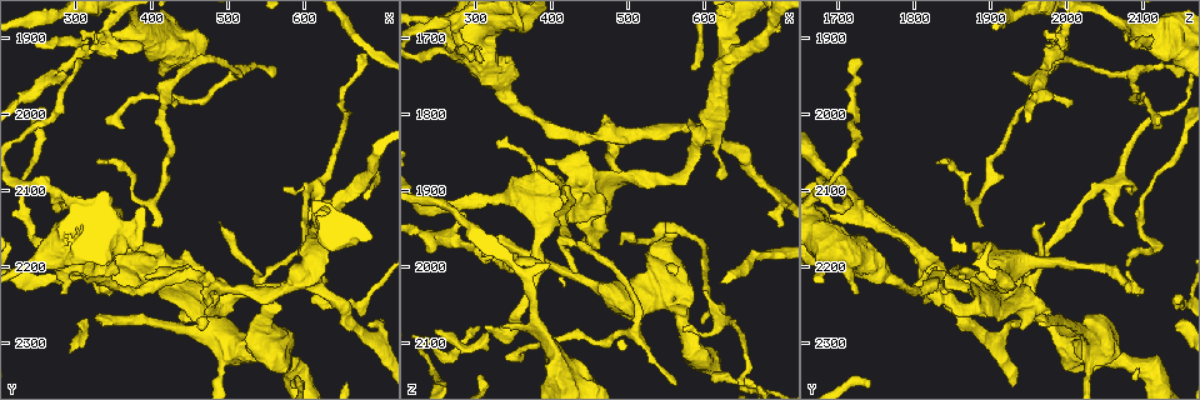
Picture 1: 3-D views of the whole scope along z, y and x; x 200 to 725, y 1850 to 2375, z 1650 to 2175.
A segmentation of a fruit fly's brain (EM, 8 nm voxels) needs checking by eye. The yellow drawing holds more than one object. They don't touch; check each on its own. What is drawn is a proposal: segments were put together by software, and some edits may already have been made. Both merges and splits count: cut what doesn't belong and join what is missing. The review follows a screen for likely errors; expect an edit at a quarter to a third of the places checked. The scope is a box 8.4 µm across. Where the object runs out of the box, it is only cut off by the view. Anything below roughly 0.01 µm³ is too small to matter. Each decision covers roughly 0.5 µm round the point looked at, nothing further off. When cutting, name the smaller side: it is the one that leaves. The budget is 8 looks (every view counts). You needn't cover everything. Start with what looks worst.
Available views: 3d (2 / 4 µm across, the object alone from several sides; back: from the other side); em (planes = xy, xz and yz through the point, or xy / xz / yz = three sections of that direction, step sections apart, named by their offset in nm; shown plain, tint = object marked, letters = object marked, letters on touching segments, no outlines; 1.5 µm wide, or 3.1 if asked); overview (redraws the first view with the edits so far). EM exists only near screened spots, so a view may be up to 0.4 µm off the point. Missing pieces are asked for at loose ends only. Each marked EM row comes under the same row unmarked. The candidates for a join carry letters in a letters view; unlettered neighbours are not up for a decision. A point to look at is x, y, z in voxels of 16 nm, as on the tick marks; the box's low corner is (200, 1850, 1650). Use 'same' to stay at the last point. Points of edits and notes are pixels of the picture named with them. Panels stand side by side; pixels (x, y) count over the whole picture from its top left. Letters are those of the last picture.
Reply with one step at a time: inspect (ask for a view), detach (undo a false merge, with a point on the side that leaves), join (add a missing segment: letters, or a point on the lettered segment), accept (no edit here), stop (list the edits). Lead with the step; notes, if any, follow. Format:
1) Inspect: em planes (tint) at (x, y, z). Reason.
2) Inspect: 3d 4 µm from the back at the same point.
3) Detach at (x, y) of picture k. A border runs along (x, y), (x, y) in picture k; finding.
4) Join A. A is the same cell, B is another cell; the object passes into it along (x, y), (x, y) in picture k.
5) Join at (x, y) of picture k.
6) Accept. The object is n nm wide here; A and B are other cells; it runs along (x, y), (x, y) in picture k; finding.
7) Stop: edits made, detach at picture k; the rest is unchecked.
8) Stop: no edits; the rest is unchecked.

Inspect: 3d 2 µm from the back at (325, 2265, 1960). Free end.

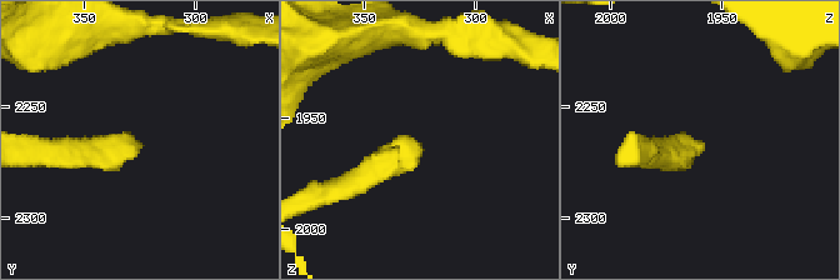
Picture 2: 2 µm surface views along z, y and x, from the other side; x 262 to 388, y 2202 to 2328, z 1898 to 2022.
Inspect: em planes (letters) at (324, 2264, 1964). Need the tissue.

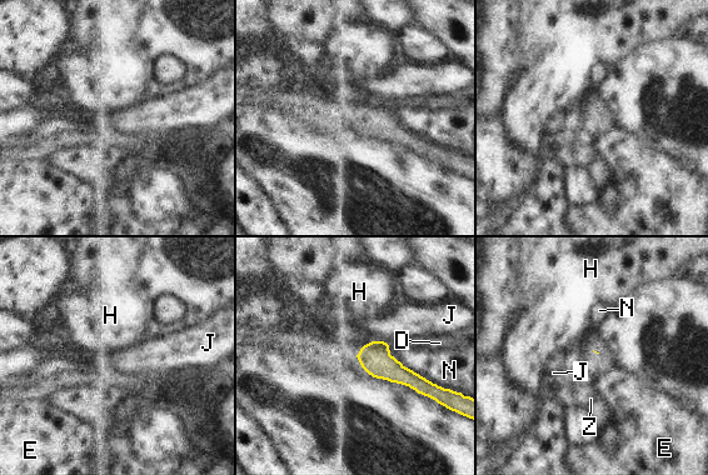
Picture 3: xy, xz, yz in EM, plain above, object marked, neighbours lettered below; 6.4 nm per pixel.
Accept. D, E, H, J, N and Z are other cells; none of them fits.

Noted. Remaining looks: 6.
Inspect: em xy step 8 (tint) at (595, 2145, 2070). Tapers out.

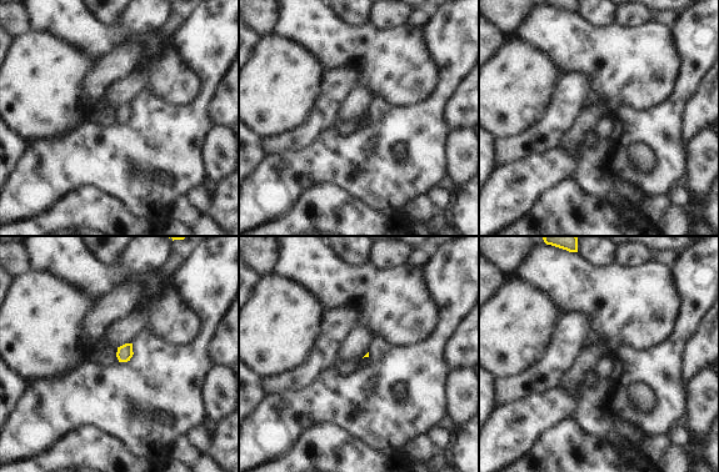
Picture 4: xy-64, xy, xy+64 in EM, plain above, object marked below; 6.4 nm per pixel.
Inspect: em planes (letters) at the same point. Another direction.

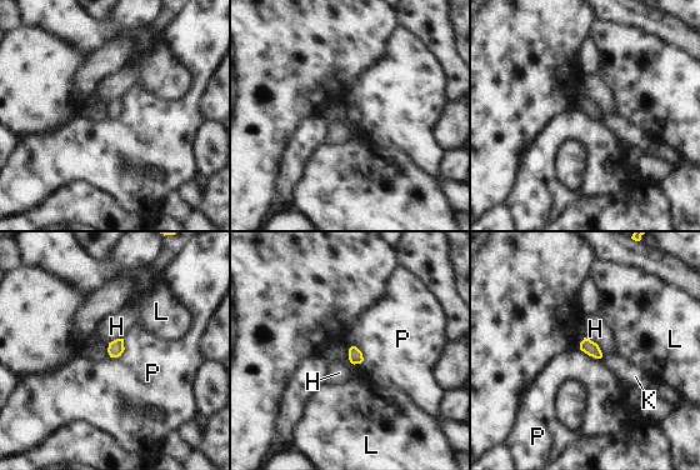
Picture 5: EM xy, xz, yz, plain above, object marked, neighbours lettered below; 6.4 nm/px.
Accept. H, K, L and P are other cells; a border runs along (124, 339), (124, 350), (110, 358) in picture 5; no lettered segment goes on from it.

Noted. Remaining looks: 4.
Inspect: 3d 4 µm at (495, 2325, 2030). Calibre changes.

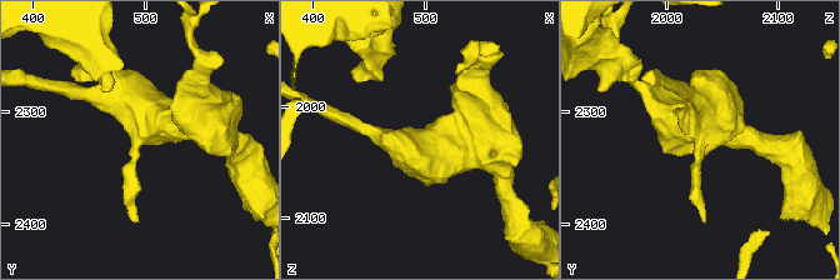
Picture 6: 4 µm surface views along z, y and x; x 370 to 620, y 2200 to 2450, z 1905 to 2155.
Inspect: em xz step 4 (letters) at (494, 2330, 2030). Now the EM.

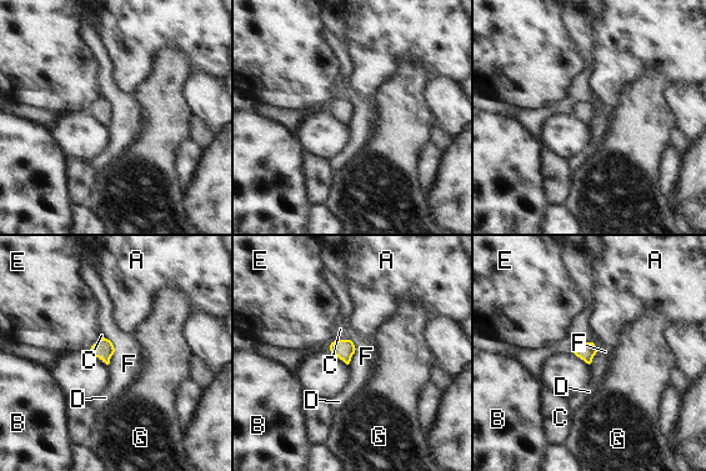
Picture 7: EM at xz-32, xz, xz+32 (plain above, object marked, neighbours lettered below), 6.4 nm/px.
Accept. The object is 90 nm wide here; A, B, C, D, E, F and G are other cells; a border runs along (594, 355), (589, 364) in picture 7; all the same neuron.

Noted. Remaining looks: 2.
Stop: no edits; the rest is unchecked.

